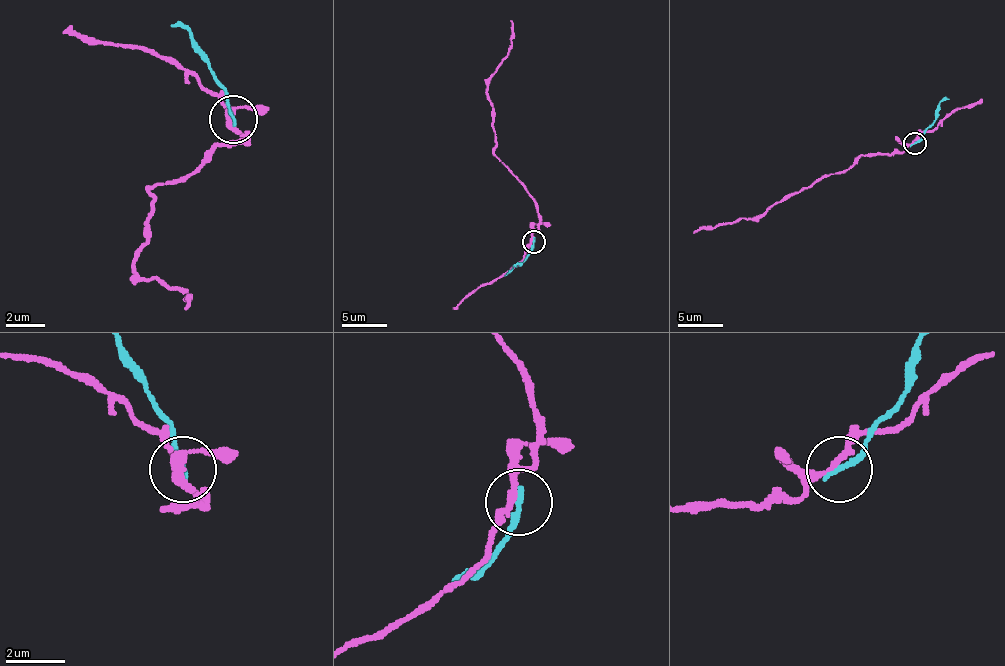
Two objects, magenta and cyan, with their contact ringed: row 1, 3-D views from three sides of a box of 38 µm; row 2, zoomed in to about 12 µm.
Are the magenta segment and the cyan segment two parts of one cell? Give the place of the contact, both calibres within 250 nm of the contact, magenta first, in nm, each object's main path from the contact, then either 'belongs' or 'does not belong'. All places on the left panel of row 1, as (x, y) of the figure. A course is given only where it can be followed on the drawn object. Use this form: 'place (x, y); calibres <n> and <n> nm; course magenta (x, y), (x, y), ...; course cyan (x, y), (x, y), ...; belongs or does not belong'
place (233, 119); calibres 190 and 200 nm; course magenta (229, 118), (244, 142), (220, 142), (186, 175), (148, 190), (148, 228), (133, 271), (181, 291), (186, 310); course cyan (234, 118), (200, 46), (172, 27); does not belong

